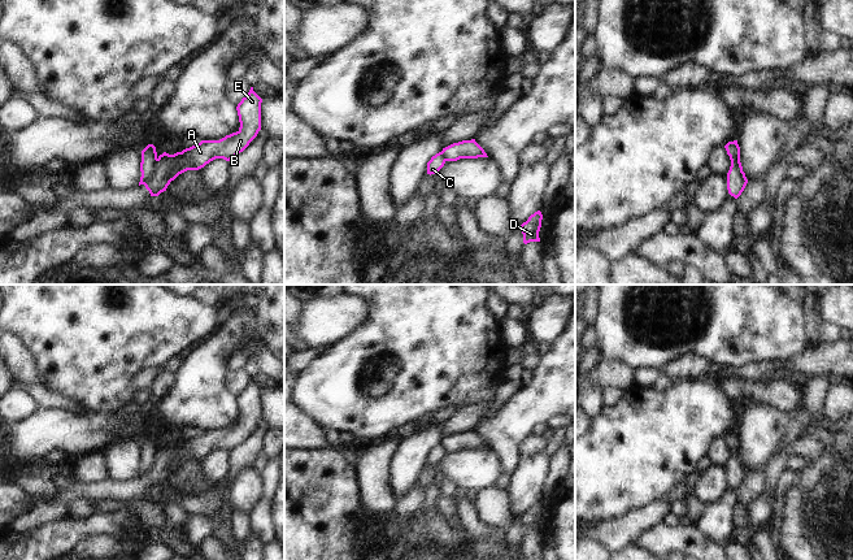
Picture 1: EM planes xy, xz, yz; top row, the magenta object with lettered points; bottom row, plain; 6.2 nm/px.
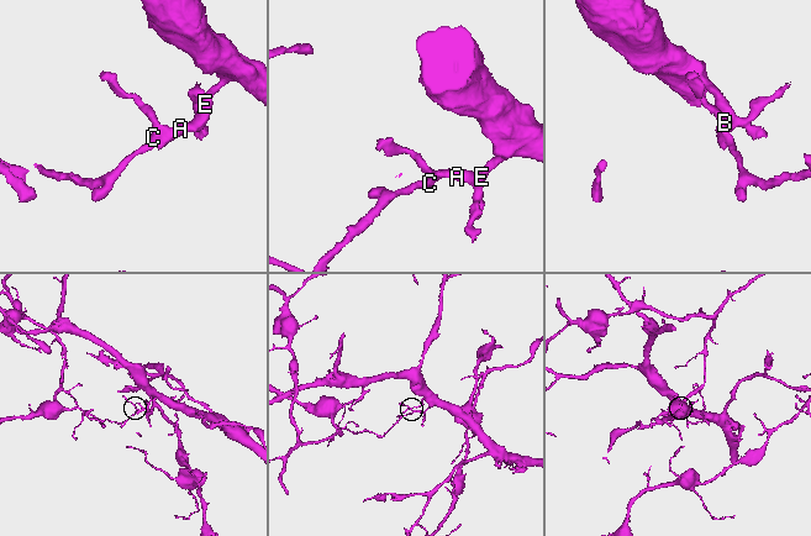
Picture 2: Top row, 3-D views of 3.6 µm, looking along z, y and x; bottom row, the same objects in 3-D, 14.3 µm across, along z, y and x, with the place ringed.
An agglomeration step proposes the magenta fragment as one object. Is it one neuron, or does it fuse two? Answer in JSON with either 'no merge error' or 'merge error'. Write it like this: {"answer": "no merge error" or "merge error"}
{"answer": "merge error"}

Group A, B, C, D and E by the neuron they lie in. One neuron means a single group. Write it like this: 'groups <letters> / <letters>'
groups A B D E / C

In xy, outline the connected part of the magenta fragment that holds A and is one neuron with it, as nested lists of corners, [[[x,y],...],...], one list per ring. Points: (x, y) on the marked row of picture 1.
[[[251,87],[238,104],[240,127],[219,140],[201,140],[199,144],[169,155],[164,152],[155,162],[155,172],[144,182],[151,196],[166,191],[171,181],[187,170],[199,170],[216,159],[230,161],[243,152],[261,130],[262,99]]]

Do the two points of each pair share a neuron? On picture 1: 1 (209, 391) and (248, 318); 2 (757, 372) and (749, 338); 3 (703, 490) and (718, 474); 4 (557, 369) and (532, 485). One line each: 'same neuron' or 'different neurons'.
1: same neuron
2: different neurons
3: same neuron
4: different neurons

